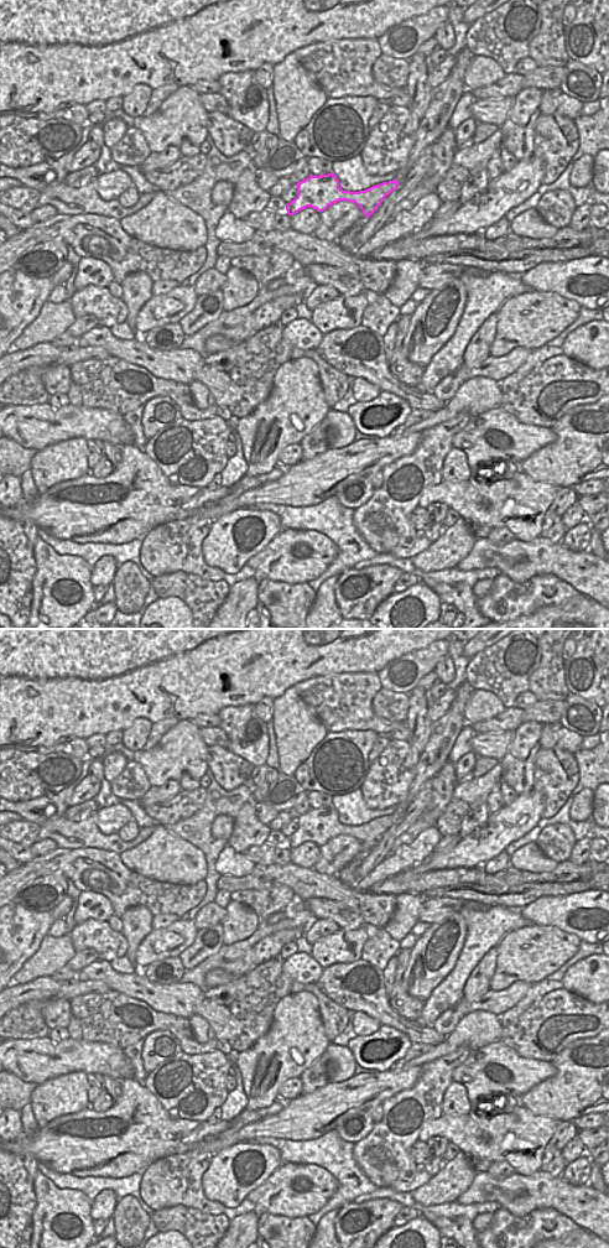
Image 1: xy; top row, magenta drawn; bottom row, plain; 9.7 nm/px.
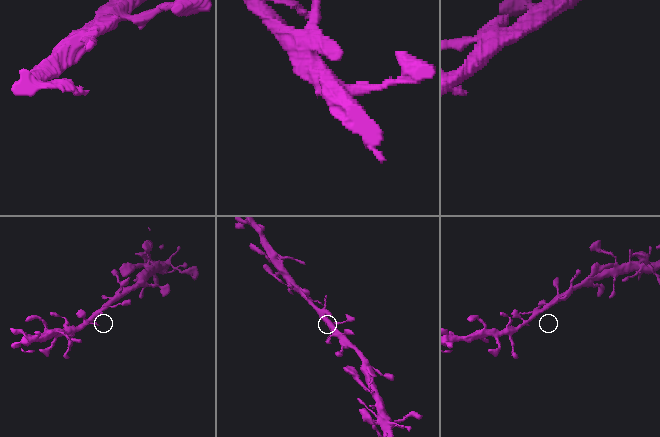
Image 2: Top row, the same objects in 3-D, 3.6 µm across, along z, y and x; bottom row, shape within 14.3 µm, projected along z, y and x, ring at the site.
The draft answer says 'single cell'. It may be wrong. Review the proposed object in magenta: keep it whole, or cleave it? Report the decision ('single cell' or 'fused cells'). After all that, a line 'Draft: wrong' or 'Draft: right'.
single cell
Draft: right

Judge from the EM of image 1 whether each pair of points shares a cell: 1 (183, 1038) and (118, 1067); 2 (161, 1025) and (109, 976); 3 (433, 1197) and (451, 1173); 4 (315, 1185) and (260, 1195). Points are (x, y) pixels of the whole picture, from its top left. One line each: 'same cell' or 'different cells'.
1: different cells
2: different cells
3: same cell
4: same cell

